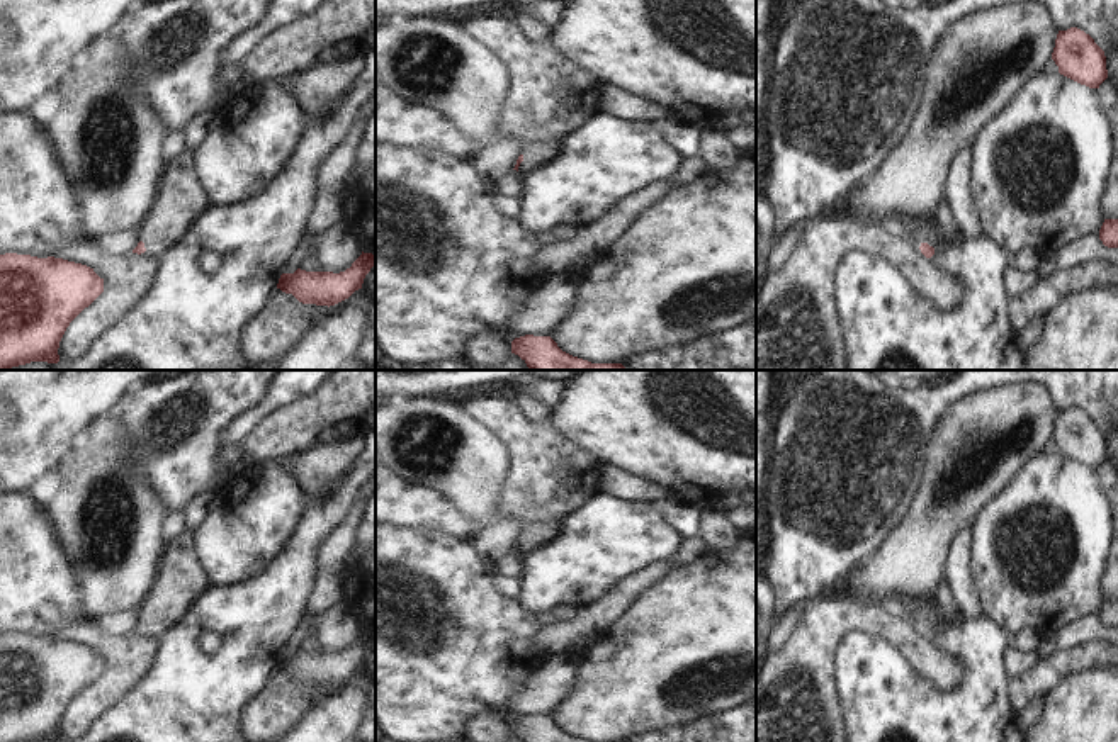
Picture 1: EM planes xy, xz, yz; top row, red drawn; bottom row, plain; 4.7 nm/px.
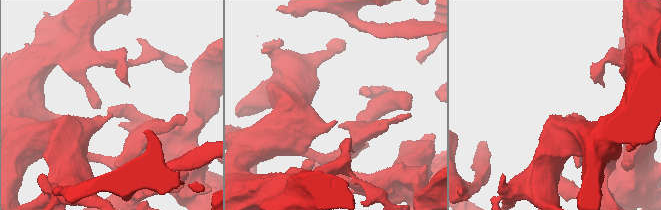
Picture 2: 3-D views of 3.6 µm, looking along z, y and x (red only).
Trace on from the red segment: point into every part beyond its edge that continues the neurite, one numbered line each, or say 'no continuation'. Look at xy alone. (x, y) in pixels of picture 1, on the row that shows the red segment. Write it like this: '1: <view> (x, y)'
1: xy (180, 197)

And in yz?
1: yz (928, 231)

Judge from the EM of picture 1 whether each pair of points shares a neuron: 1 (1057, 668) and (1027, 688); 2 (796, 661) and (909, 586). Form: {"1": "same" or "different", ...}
{"1": "same", "2": "different"}

